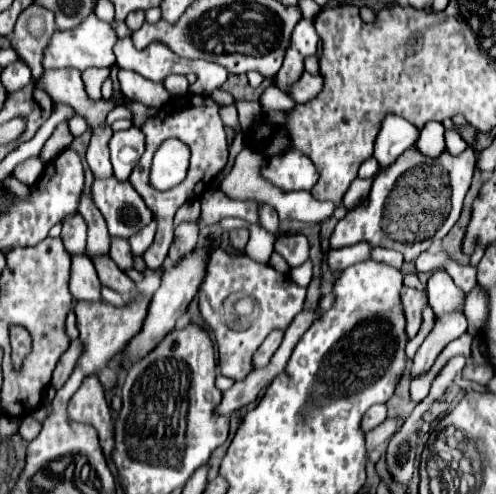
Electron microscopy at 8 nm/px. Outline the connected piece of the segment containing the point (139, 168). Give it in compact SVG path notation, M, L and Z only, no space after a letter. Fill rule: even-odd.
M188 93L184 97L168 101L162 109L158 109L158 113L154 117L150 117L142 125L142 133L146 135L146 151L140 157L140 161L134 167L134 171L132 171L128 181L140 193L140 197L150 207L150 211L154 213L154 219L158 223L154 243L150 245L148 253L144 253L144 259L146 259L146 265L150 269L160 269L164 259L168 257L168 249L170 249L170 245L174 241L172 217L174 217L176 209L182 207L186 201L190 201L194 197L198 199L206 191L206 187L212 185L216 175L224 169L224 165L228 163L228 139L226 139L224 123L222 123L222 117L220 117L220 105L212 97L194 95L194 93ZM168 137L176 137L176 139L184 141L190 147L190 151L192 151L190 169L188 169L188 177L186 177L184 183L180 183L180 185L176 185L176 187L172 187L168 191L156 191L148 183L148 169L150 169L150 161L152 161L152 155L154 155L156 147L160 145L160 141L164 141Z

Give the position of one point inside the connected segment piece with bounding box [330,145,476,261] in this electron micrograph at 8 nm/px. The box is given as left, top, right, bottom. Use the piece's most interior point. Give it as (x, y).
(410, 201)

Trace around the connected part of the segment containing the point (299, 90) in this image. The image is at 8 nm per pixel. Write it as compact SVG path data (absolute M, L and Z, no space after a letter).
M302 73L300 81L292 87L292 93L290 97L298 103L308 103L312 101L314 97L318 97L318 93L322 91L324 87L324 81L320 75L310 75L310 73Z

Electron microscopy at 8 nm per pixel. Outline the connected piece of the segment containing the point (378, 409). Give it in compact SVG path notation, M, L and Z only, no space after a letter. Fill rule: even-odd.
M374 405L372 409L368 409L368 413L364 415L364 421L362 421L362 429L368 433L368 431L372 431L374 427L378 427L384 419L386 419L386 415L388 415L388 409L386 409L386 405Z

